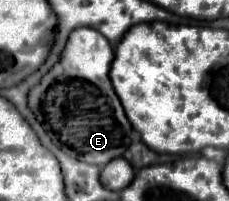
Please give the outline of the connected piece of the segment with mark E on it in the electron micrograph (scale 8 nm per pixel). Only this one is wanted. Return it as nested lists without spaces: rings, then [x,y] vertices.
[[[77,27],[71,31],[59,61],[27,95],[29,109],[53,143],[69,157],[99,167],[111,159],[123,157],[133,131],[109,81],[111,61],[113,49],[109,41],[91,27]]]

